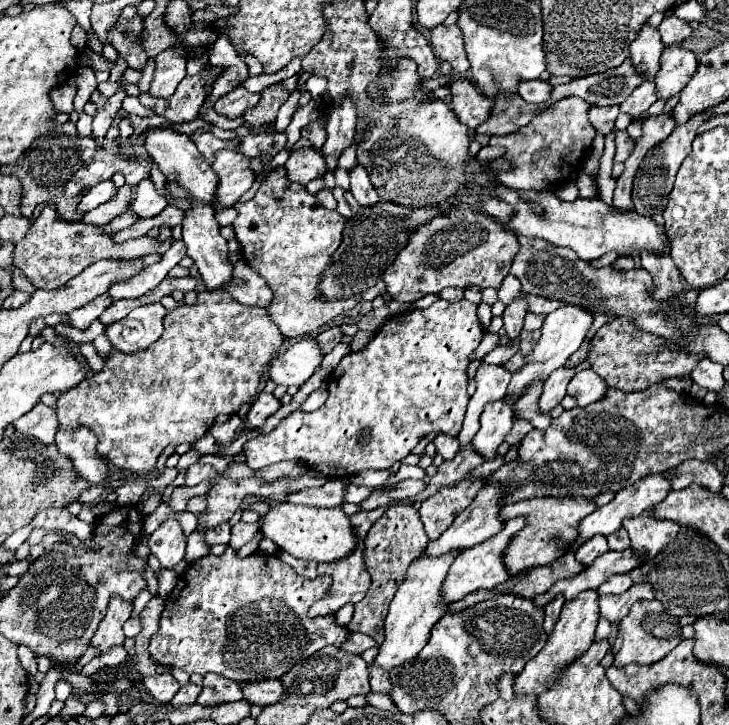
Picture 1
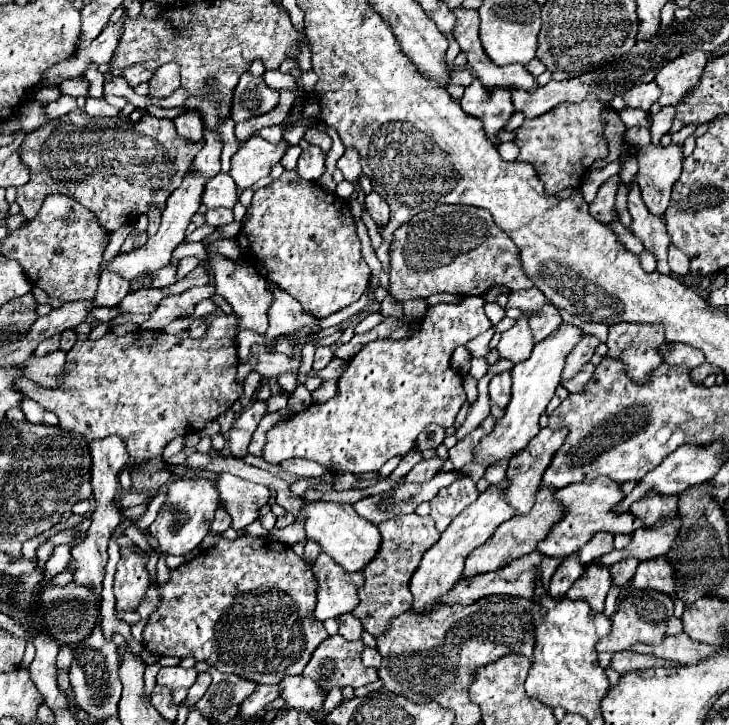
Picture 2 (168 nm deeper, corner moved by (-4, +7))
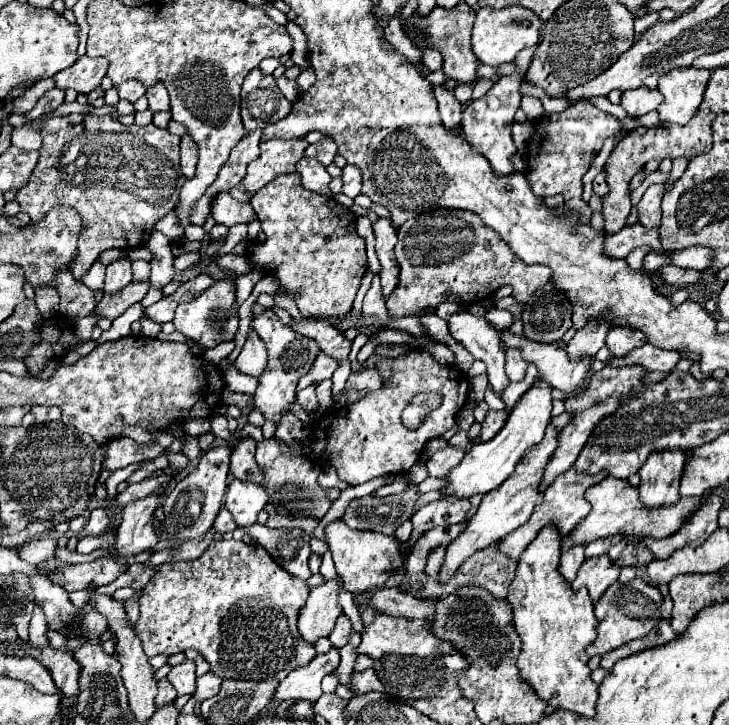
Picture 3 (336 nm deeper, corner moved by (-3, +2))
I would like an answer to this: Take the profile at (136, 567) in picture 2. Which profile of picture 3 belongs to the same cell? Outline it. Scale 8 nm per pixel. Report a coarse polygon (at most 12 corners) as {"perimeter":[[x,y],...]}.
{"perimeter":[[152,497],[122,509],[116,539],[118,563],[158,543]]}

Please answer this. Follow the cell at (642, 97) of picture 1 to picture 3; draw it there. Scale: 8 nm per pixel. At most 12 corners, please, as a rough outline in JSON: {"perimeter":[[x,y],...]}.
{"perimeter":[[658,89],[622,93],[622,107],[642,117],[662,103]]}

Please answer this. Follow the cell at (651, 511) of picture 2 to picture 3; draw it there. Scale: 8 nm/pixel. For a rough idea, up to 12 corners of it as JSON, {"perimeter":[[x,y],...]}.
{"perimeter":[[654,451],[640,467],[644,507],[678,503],[684,451]]}

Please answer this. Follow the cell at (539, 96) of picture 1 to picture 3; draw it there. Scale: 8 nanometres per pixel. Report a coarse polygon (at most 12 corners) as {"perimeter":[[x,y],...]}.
{"perimeter":[[462,1],[426,19],[412,17],[442,71],[460,83],[478,81],[470,45],[476,13]]}

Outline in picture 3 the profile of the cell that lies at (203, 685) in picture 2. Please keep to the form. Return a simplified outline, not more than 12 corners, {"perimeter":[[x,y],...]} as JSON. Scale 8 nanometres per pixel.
{"perimeter":[[214,673],[196,679],[196,701],[214,697],[222,679]]}

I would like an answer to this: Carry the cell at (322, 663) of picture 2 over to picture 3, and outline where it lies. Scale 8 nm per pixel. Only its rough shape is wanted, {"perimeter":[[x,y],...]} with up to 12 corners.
{"perimeter":[[372,669],[352,671],[350,689],[354,693],[384,691]]}

